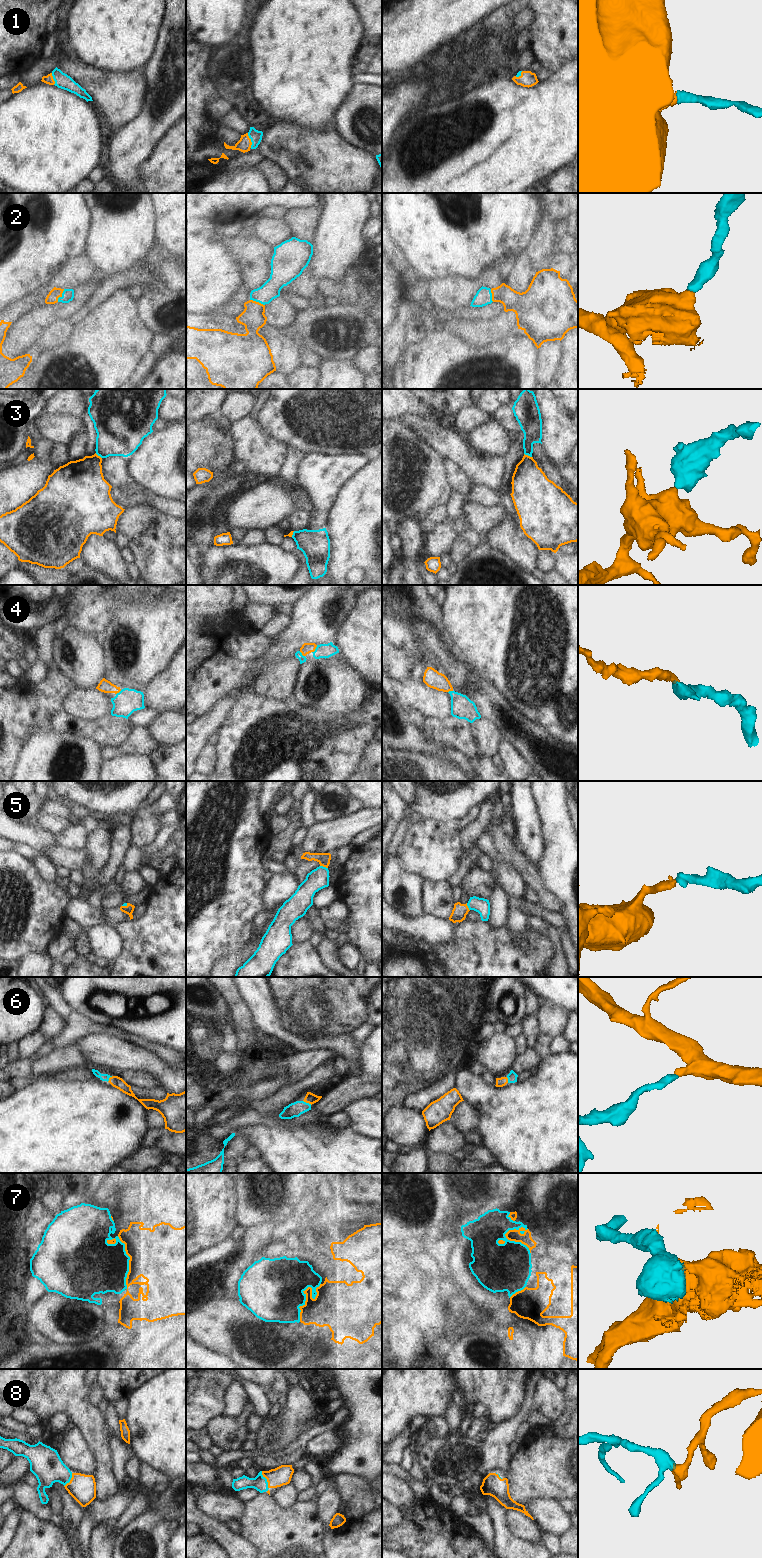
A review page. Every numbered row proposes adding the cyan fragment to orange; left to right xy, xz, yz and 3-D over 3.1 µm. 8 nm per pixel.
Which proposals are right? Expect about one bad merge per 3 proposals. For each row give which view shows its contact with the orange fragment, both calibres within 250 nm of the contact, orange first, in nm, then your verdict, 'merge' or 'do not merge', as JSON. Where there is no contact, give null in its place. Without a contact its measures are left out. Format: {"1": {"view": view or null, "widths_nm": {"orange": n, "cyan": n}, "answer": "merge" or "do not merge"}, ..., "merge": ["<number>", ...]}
{"1": {"view": "xz", "widths_nm": {"orange": 110, "cyan": 100}, "answer": "merge"}, "2": {"view": "xy", "widths_nm": {"orange": 90, "cyan": 100}, "answer": "merge"}, "3": {"view": "yz", "widths_nm": {"orange": 300, "cyan": 170}, "answer": "do not merge"}, "4": {"view": "xz", "widths_nm": {"orange": 90, "cyan": 110}, "answer": "merge"}, "5": {"view": "xz", "widths_nm": {"orange": 100, "cyan": 170}, "answer": "merge"}, "6": {"view": "xz", "widths_nm": {"orange": 90, "cyan": 120}, "answer": "merge"}, "7": {"view": "xz", "widths_nm": {"orange": 300, "cyan": 480}, "answer": "do not merge"}, "8": {"view": "xz", "widths_nm": {"orange": 150, "cyan": 120}, "answer": "merge"}, "merge": ["1", "2", "4", "5", "6", "8"]}

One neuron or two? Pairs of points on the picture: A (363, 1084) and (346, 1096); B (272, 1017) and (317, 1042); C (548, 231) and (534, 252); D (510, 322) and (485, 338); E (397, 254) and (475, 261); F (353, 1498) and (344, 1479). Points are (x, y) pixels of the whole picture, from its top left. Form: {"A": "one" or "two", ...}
{"A": "one", "B": "one", "C": "one", "D": "one", "E": "two", "F": "one"}

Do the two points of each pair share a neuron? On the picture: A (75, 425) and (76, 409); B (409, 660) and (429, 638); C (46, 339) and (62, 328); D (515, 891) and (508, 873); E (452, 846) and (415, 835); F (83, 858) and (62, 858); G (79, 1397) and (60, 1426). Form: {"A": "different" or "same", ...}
{"A": "different", "B": "same", "C": "same", "D": "same", "E": "same", "F": "same", "G": "different"}

